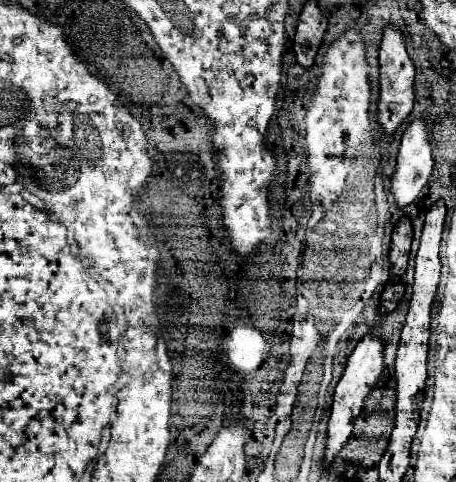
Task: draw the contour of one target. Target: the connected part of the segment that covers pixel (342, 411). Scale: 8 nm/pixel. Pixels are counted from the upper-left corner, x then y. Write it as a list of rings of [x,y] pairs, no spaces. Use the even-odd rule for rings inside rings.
[[[369,332],[353,350],[353,354],[347,360],[345,372],[341,376],[341,380],[335,386],[335,394],[333,394],[333,406],[331,406],[331,416],[329,416],[329,442],[327,442],[327,450],[325,450],[325,466],[329,466],[335,458],[335,454],[341,450],[341,446],[347,442],[347,438],[351,436],[353,424],[359,418],[367,396],[371,394],[371,390],[377,386],[377,380],[383,374],[383,350],[385,350],[385,340],[373,332]]]

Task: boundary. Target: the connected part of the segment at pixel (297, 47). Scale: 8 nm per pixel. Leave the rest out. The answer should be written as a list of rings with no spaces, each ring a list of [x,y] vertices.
[[[305,2],[299,14],[297,34],[293,40],[293,50],[301,66],[309,68],[313,64],[325,30],[327,30],[327,18],[321,14],[317,2]]]

